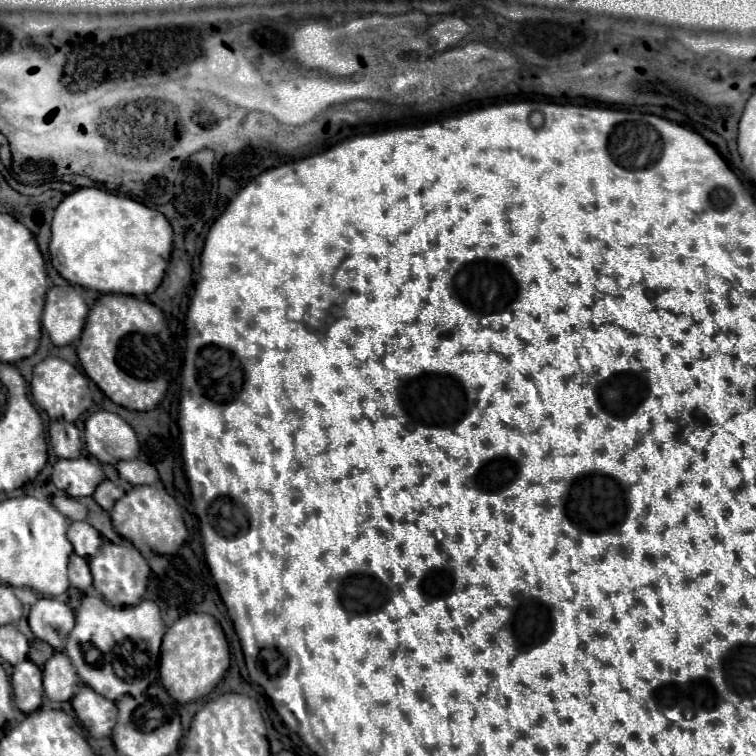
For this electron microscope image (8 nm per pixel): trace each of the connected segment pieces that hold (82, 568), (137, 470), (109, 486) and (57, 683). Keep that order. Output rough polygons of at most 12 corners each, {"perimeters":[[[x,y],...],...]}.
{"perimeters":[[[69,557],[71,587],[81,591],[91,585],[87,559]],[[141,459],[119,461],[117,473],[131,485],[155,485],[157,469]],[[105,481],[95,489],[93,499],[105,511],[113,507],[123,489],[113,481]],[[57,651],[43,667],[51,701],[69,701],[79,677]]]}

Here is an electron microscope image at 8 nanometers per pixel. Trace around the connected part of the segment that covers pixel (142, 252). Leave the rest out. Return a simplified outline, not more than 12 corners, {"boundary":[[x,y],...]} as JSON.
{"boundary":[[97,187],[55,209],[51,263],[99,293],[153,293],[159,211]]}

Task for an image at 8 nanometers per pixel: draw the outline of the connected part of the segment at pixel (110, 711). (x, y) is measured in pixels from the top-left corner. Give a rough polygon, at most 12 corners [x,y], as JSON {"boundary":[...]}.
{"boundary":[[91,687],[71,699],[91,737],[109,737],[117,721],[113,701]]}

